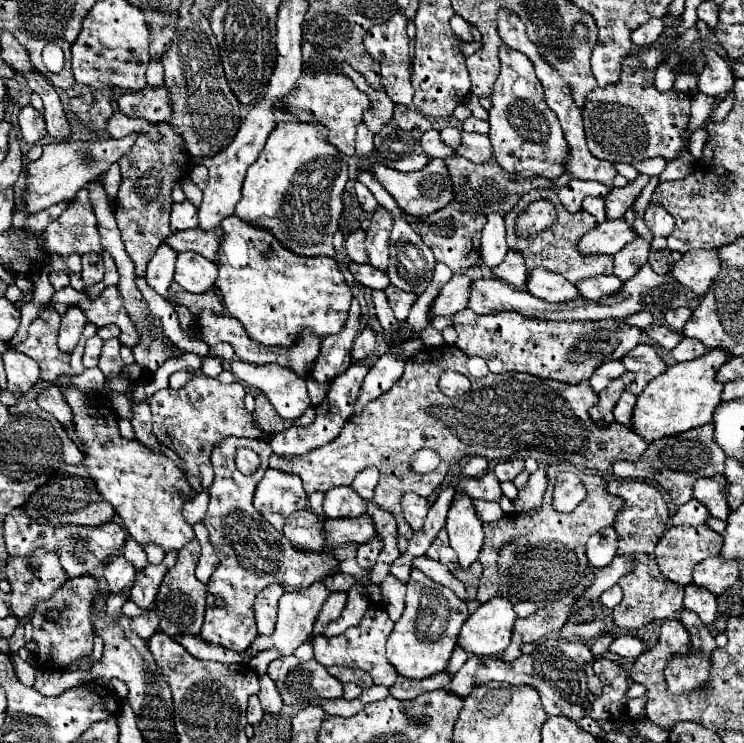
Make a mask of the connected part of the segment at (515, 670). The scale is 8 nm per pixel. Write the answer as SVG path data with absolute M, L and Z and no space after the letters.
M544 639L536 645L536 649L528 655L520 655L512 663L502 657L480 657L480 665L474 675L474 685L484 685L488 681L510 683L510 685L532 685L542 699L544 711L548 715L560 715L570 719L584 719L590 713L592 697L602 689L600 679L592 671L594 655L580 641L560 641L560 639Z

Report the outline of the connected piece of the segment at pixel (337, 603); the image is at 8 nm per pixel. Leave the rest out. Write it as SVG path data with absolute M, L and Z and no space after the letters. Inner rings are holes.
M332 593L332 595L326 599L326 603L324 603L324 607L322 607L316 623L314 623L312 637L322 635L324 629L326 629L326 625L328 625L330 621L336 621L336 619L340 617L342 609L346 607L346 601L348 601L348 593Z

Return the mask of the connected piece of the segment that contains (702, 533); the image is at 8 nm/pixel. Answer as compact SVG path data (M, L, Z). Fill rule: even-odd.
M700 525L700 527L668 527L664 531L664 535L660 537L658 545L656 545L656 561L660 571L664 573L664 577L668 577L670 581L678 583L678 585L688 585L692 583L692 571L694 567L708 559L708 557L716 557L720 555L724 541L722 535L718 535L716 531L712 531L708 525Z

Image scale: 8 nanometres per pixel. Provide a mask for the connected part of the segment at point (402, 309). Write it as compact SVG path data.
M388 285L388 287L384 289L384 293L386 293L386 297L388 297L388 303L390 303L396 319L398 319L398 321L406 321L406 317L408 317L408 313L410 313L410 307L412 307L412 303L416 301L416 295L414 295L414 293L406 293L406 291L402 291L402 289L396 289L394 285Z

